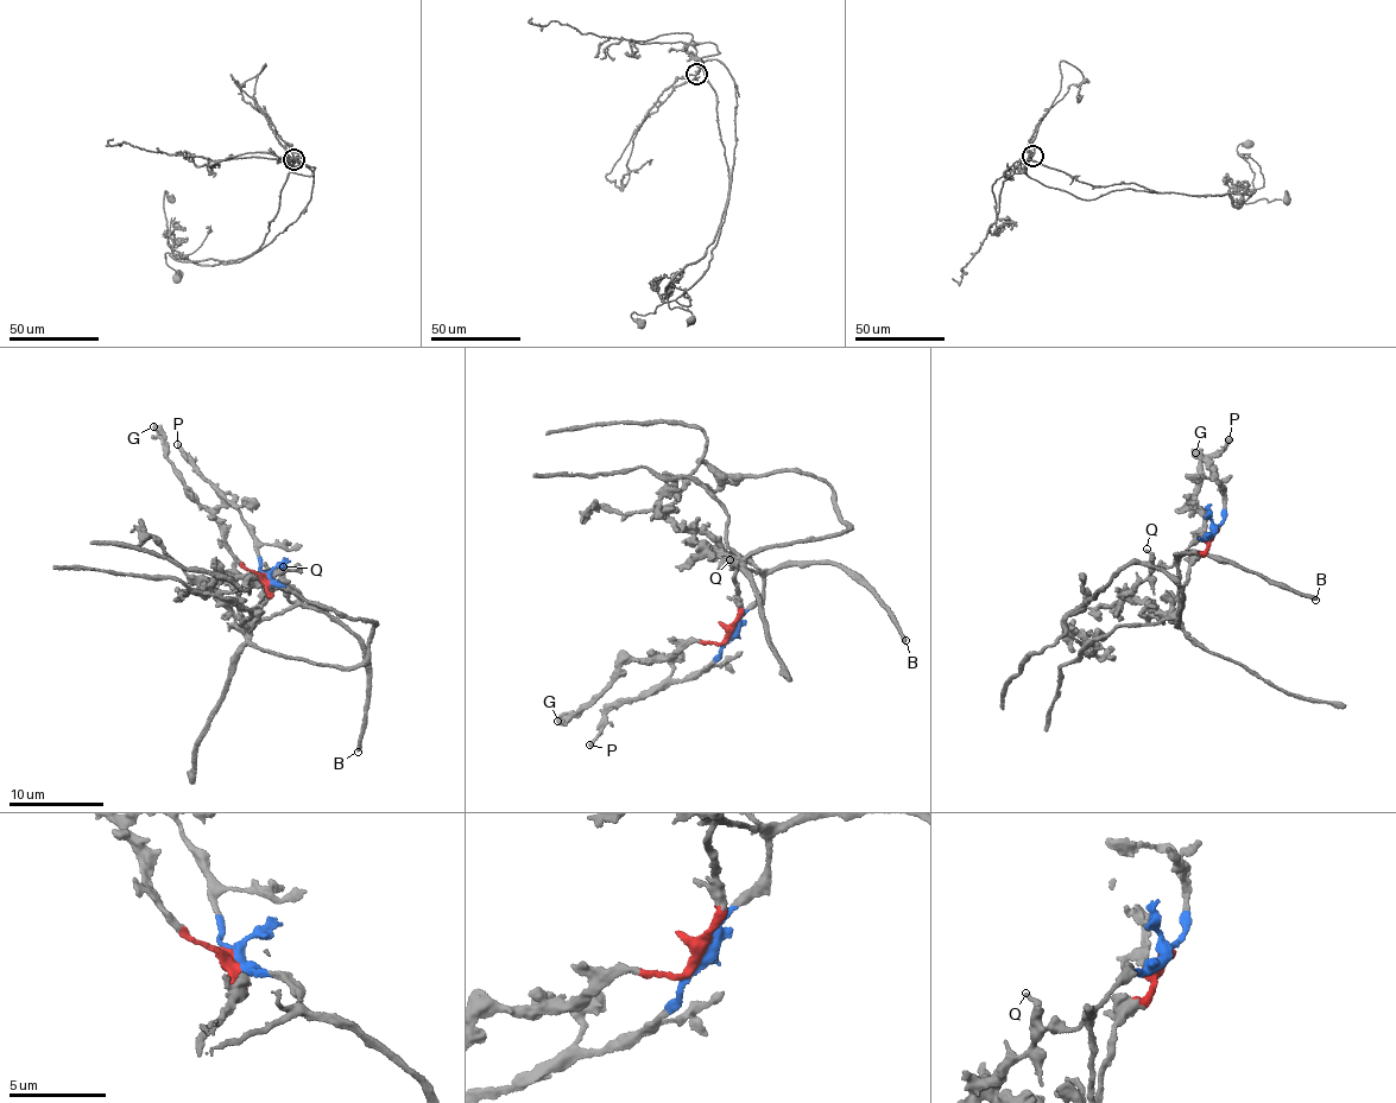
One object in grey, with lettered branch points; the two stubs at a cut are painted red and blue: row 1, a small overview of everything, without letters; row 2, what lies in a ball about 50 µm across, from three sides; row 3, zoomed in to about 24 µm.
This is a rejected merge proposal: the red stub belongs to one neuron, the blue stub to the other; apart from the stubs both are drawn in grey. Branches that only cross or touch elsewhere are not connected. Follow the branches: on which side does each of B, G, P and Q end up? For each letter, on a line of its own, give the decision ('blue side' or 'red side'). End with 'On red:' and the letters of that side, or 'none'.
B: blue side
G: red side
P: blue side
Q: blue side
On red: G

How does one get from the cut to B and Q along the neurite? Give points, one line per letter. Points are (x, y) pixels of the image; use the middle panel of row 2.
B: (728, 636), (736, 621), (758, 603), (765, 575), (772, 569), (831, 565), (867, 587), (905, 640)
Q: (728, 636), (736, 621), (758, 603), (765, 587), (757, 568), (739, 557), (734, 562), (730, 558)

